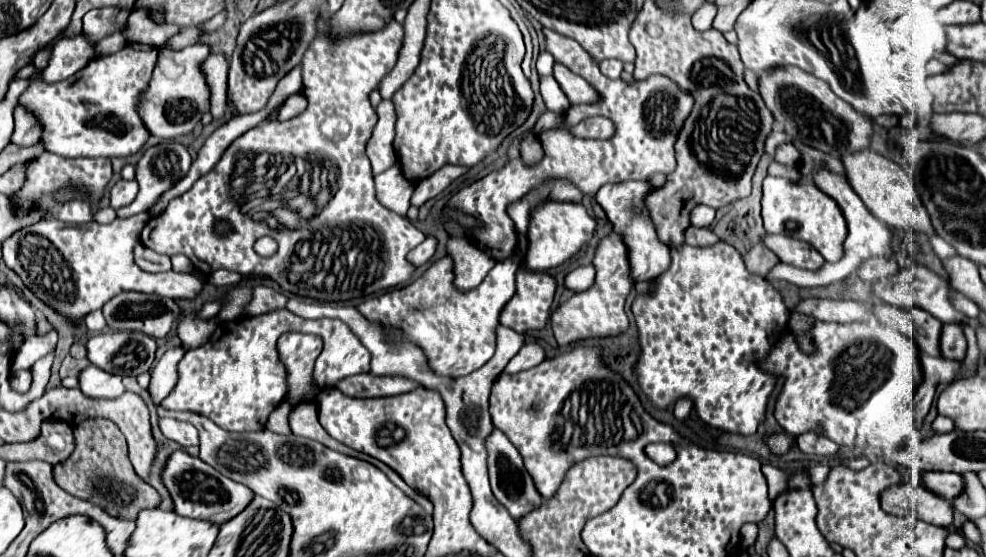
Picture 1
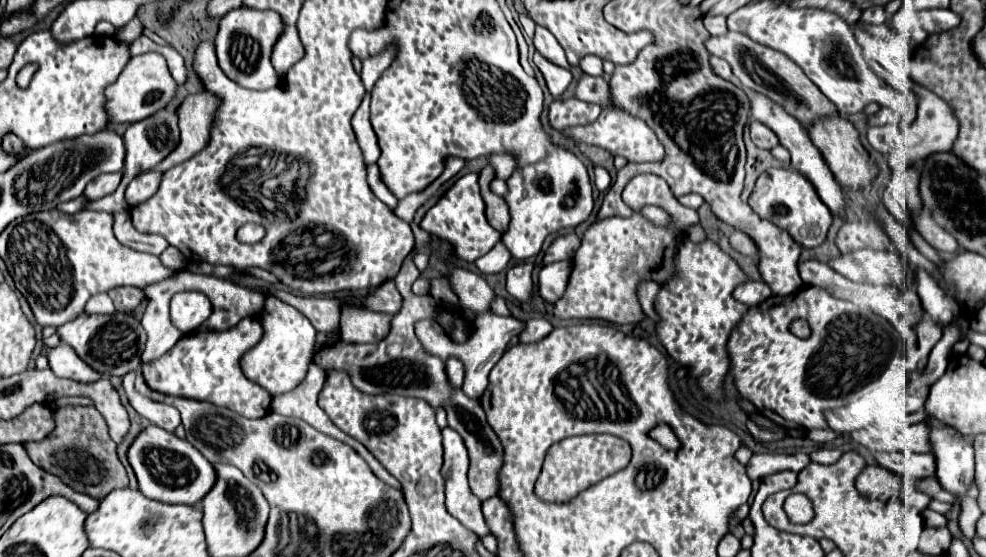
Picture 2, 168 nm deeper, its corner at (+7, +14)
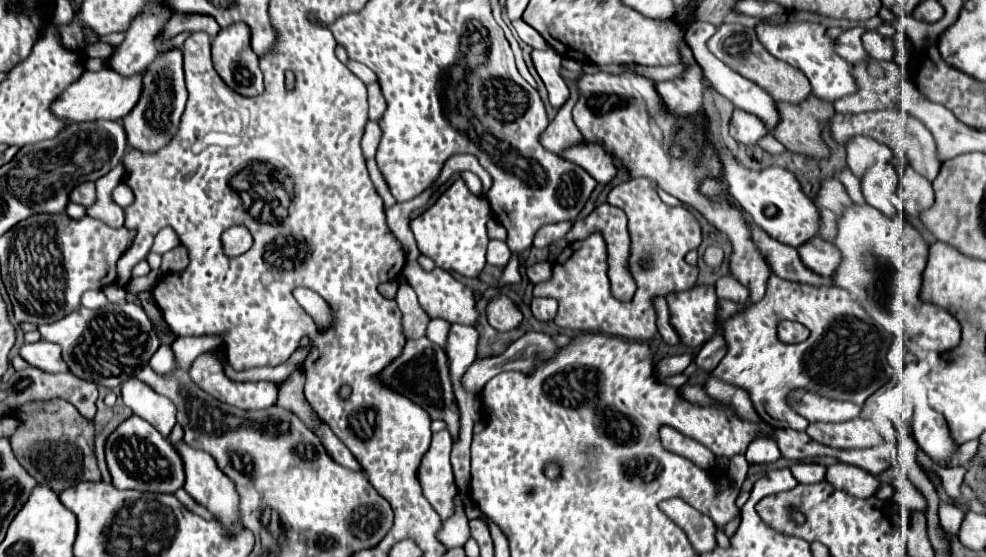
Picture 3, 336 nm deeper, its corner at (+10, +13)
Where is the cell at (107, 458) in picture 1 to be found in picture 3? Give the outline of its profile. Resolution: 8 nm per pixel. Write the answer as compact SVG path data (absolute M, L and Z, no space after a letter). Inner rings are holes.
M31 401L19 405L13 417L21 417L21 425L9 437L11 449L39 485L47 485L55 493L61 493L61 489L69 489L77 485L77 481L101 479L93 455L93 423L85 421L69 401Z

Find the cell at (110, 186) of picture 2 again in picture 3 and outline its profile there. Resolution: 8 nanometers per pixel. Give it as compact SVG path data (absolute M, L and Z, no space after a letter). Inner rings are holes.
M87 181L87 183L77 185L77 187L71 191L69 199L71 199L73 203L83 205L83 207L93 205L93 201L95 201L95 183L89 183L89 181Z

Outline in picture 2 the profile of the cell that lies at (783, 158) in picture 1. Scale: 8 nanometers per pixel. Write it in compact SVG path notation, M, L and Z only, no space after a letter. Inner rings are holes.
M752 122L750 124L750 134L752 134L752 142L758 146L758 148L766 148L766 150L772 150L774 146L778 146L778 136L766 128L764 124L756 124Z

